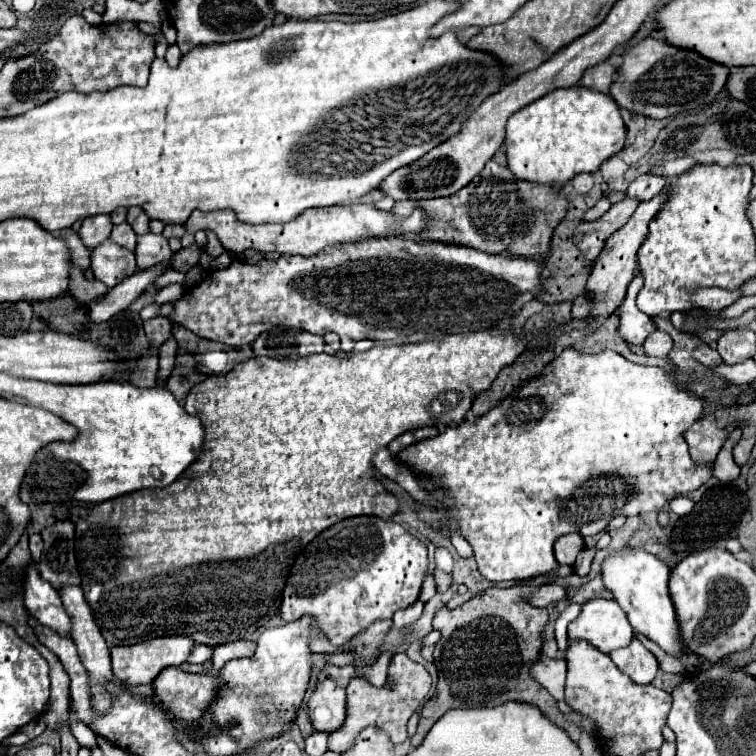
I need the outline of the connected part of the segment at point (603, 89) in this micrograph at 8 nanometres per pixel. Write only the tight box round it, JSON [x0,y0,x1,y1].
[580,61,618,93]

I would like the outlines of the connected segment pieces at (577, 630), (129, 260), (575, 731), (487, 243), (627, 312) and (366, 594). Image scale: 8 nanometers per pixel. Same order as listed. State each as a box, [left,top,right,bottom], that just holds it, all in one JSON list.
[[568,599,634,653],[90,239,136,287],[412,565,582,747],[392,161,566,257],[618,273,656,345],[280,517,428,645]]

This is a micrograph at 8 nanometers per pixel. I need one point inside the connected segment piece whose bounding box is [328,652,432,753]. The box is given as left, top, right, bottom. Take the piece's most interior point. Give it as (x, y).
(389, 707)

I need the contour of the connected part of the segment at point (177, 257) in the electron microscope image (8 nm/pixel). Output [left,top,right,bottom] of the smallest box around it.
[172,243,204,273]

